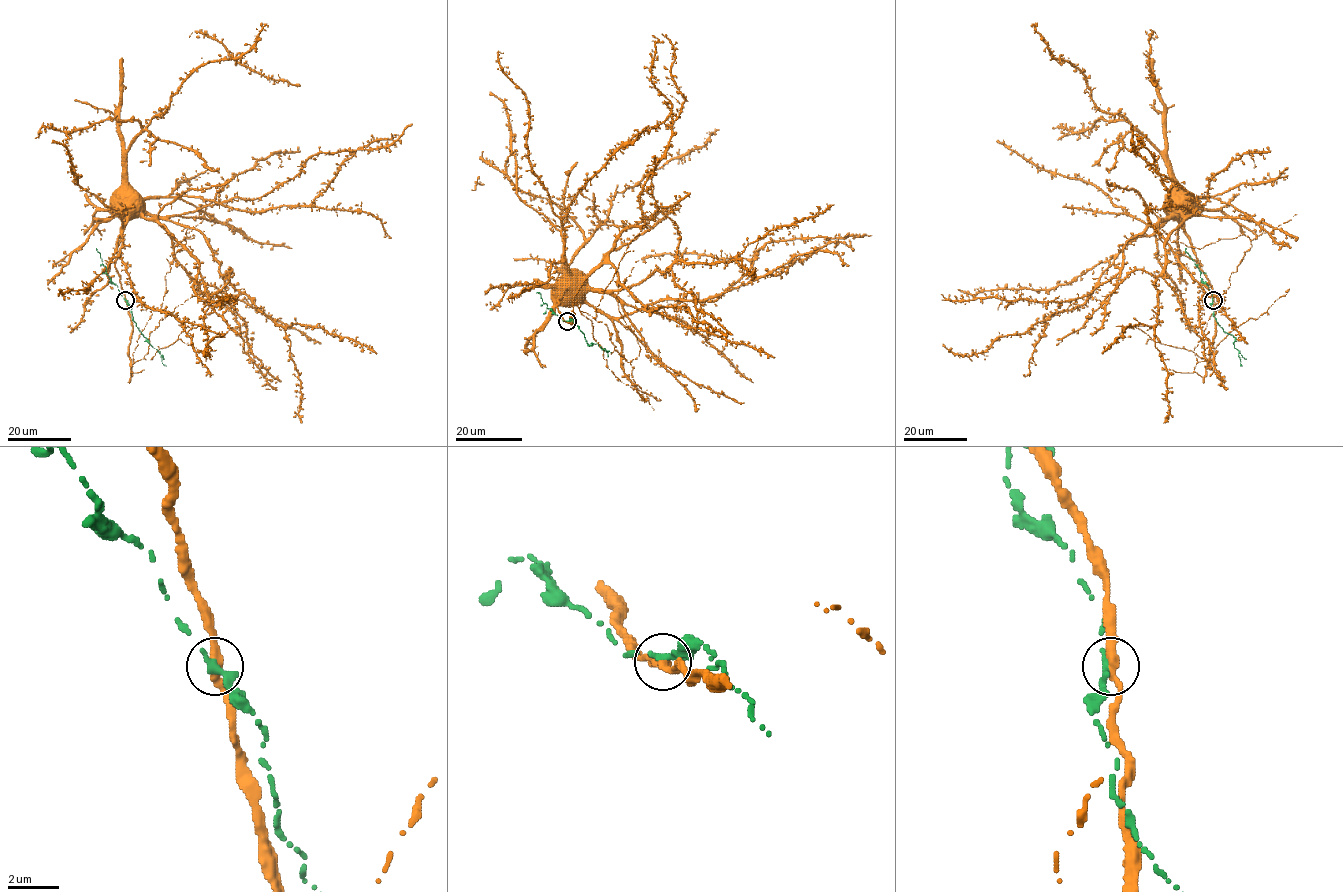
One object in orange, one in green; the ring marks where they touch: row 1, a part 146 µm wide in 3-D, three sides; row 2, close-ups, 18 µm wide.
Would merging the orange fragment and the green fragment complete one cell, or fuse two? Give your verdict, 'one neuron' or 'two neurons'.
two neurons

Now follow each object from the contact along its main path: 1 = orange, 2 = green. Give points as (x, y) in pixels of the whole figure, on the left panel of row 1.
1: (125, 299), (115, 266), (124, 220), (123, 195)
2: (125, 299), (133, 321), (166, 366)

